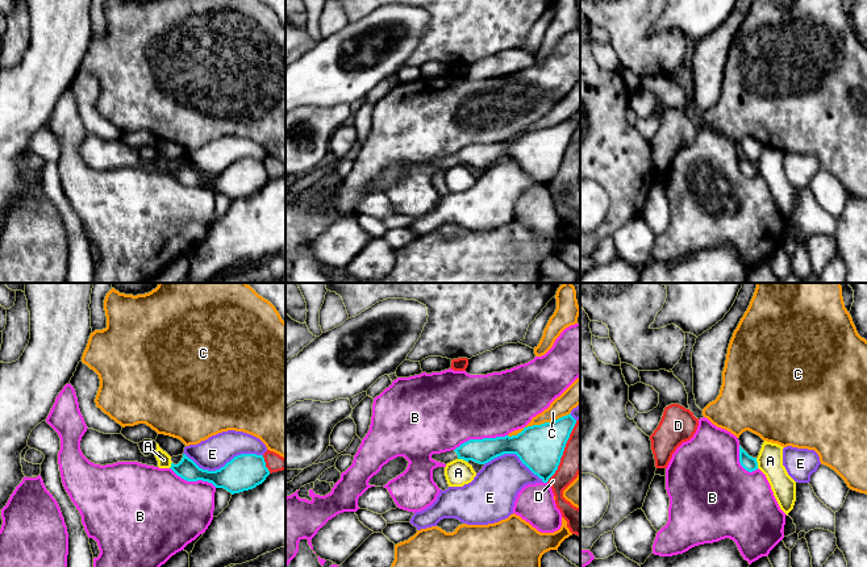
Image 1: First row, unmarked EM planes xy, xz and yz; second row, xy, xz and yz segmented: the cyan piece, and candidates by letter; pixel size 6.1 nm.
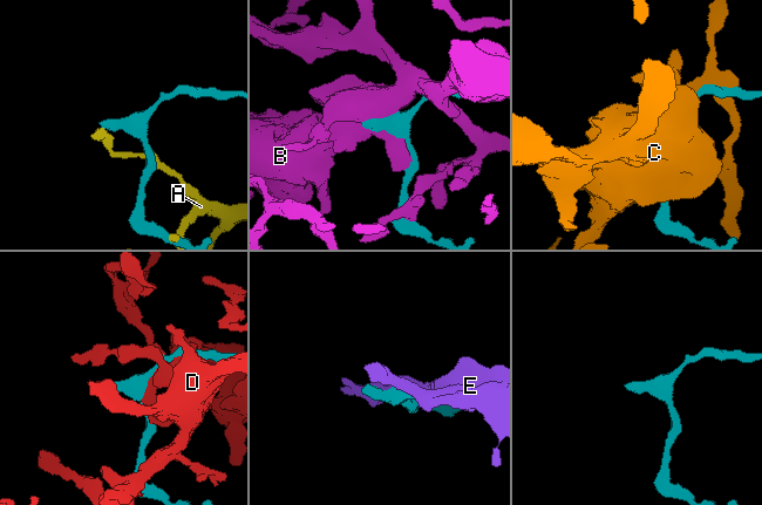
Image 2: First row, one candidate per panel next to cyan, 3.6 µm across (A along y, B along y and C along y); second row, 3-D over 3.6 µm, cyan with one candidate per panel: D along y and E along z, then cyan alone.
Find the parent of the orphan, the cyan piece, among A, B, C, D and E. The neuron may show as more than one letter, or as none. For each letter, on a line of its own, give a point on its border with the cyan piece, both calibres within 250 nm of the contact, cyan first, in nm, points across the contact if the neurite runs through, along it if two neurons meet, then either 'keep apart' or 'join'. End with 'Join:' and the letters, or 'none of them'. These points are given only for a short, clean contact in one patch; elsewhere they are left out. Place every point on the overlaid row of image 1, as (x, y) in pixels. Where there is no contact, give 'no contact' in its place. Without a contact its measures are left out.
A: contact xz (463, 459); calibres 150 and 160 nm; keep apart
B: contact xz (480, 440); calibres 150 and 440 nm; keep apart
C: contact xz (538, 425); calibres 280 and 120 nm; keep apart
D: contact xz (563, 450); calibres 280 and 200 nm; keep apart
E: contact xy (222, 467); calibres 220 and 200 nm; keep apart
Join: none of them

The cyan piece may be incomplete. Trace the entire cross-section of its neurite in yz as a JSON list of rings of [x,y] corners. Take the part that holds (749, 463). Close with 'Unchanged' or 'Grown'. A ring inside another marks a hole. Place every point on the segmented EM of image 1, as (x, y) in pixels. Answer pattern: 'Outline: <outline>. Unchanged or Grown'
Outline: [[[739,446],[739,463],[749,472],[758,470],[756,458],[750,456],[741,446]]]. Unchanged

